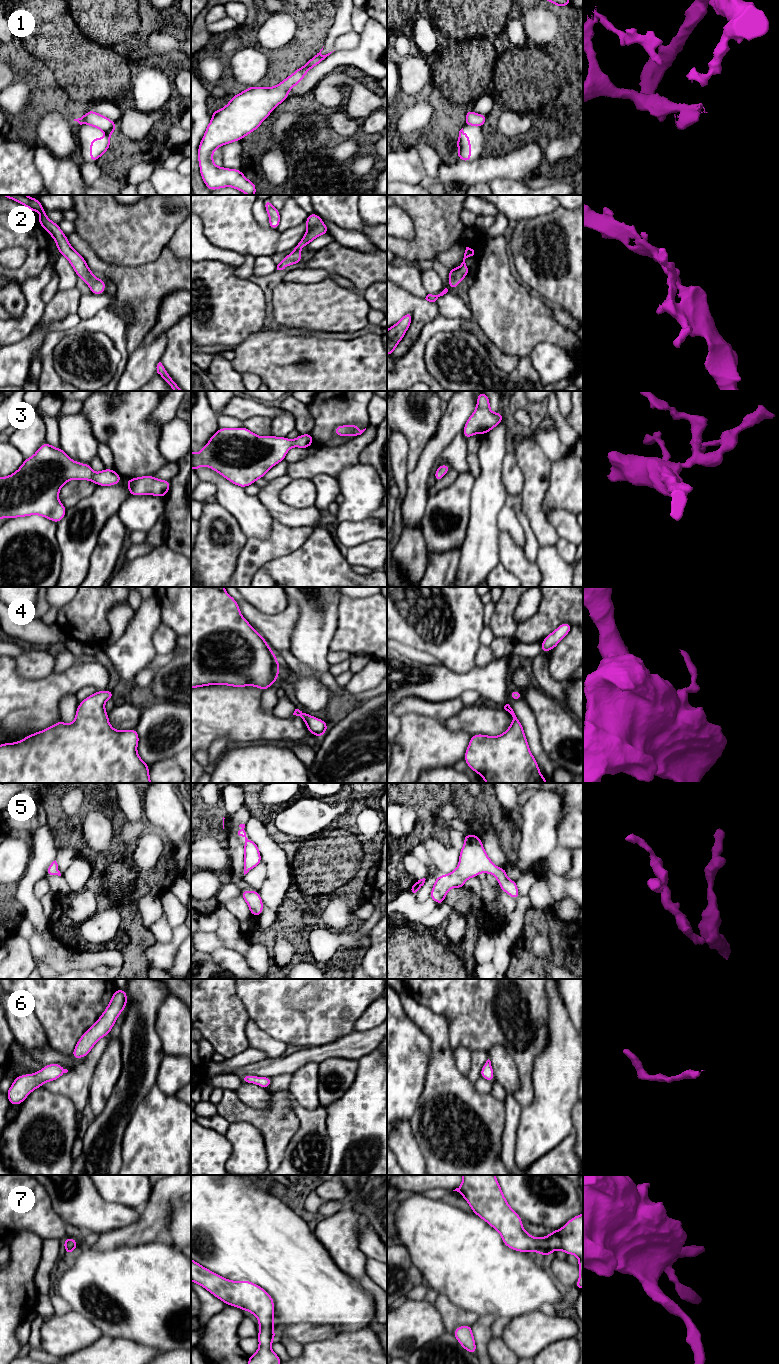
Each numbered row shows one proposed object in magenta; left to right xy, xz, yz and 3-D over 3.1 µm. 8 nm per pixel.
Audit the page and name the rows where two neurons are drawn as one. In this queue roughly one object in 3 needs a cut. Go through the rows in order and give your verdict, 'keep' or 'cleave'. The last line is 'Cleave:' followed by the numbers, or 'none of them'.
1: keep
2: keep
3: keep
4: keep
5: keep
6: keep
7: keep
Cleave: none of them

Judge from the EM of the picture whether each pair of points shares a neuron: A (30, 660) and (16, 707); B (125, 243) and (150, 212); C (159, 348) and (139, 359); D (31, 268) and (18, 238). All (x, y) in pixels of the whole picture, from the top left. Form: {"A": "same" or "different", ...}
{"A": "different", "B": "same", "C": "same", "D": "same"}

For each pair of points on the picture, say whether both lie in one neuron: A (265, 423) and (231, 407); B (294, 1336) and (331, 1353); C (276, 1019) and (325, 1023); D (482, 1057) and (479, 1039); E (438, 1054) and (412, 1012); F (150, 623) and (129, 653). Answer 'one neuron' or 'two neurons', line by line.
A: two neurons
B: two neurons
C: one neuron
D: two neurons
E: one neuron
F: one neuron

